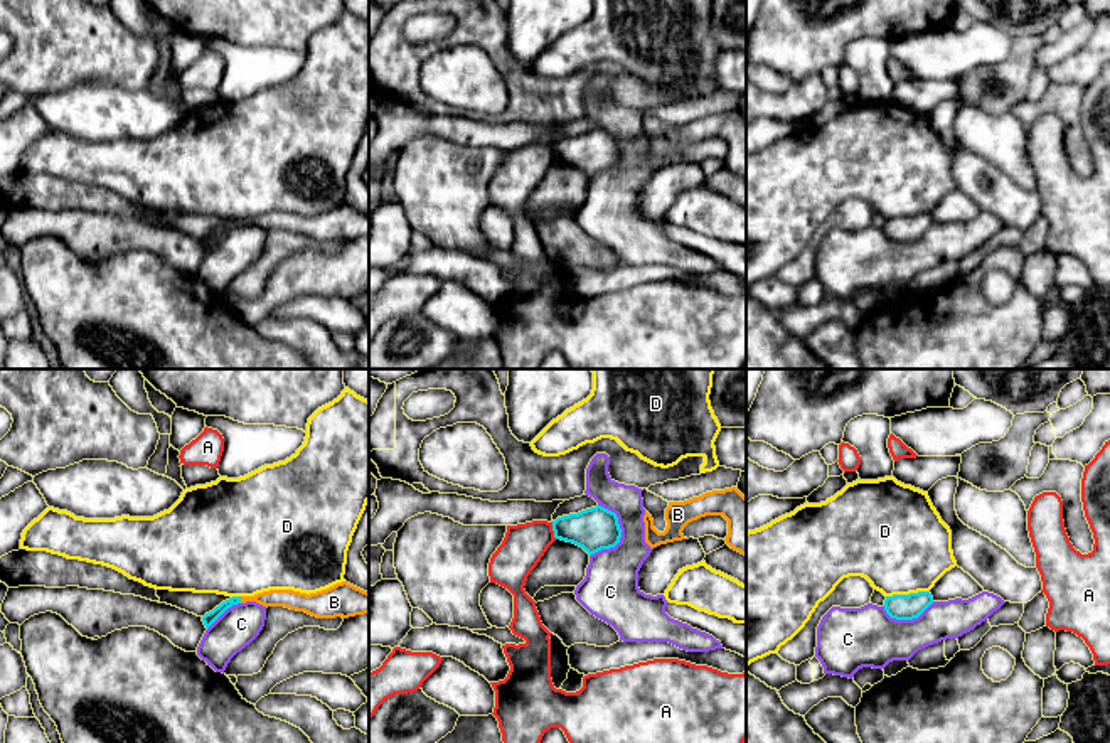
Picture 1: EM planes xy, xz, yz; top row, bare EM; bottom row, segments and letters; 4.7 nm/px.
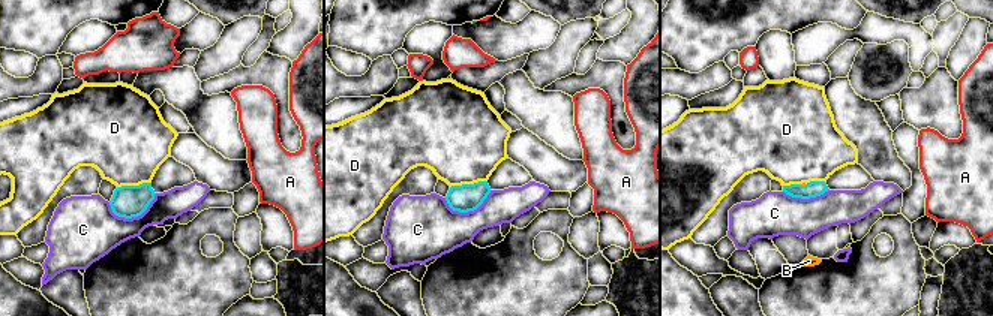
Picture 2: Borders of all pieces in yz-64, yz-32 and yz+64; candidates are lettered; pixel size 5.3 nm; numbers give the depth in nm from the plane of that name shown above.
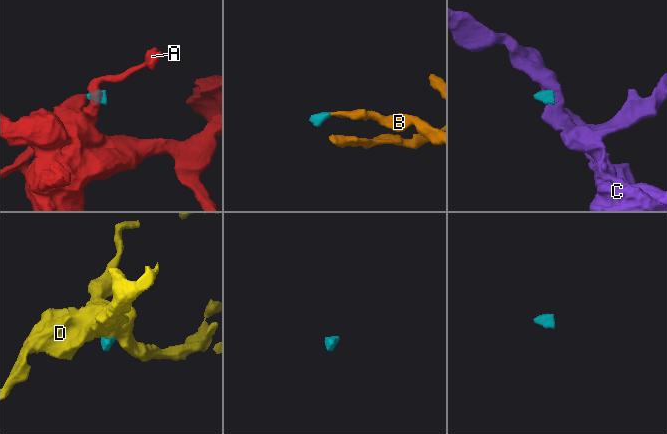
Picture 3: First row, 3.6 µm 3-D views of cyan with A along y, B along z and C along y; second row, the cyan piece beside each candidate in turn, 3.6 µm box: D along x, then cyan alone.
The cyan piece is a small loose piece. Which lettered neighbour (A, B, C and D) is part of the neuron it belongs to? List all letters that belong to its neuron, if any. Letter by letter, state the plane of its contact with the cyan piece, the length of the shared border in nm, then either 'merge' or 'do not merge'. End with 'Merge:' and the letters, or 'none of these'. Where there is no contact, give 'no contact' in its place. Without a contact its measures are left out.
A: contact in xz; length 80 nm; do not merge
B: contact in xy; length 30 nm; merge
C: contact in xz; length 260 nm; do not merge
D: contact in yz; length 220 nm; do not merge
Merge: B

